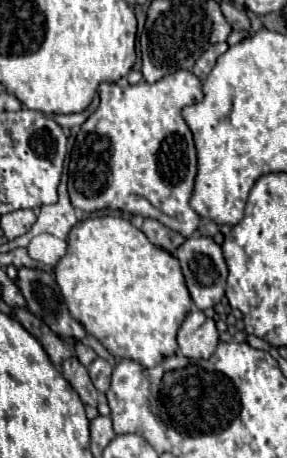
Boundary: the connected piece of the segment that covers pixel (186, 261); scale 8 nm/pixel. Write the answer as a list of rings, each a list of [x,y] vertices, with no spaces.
[[[205,236],[187,238],[187,242],[177,248],[175,256],[181,262],[183,276],[185,276],[185,282],[187,282],[187,288],[189,288],[189,294],[191,294],[195,306],[199,310],[207,310],[207,308],[213,308],[215,304],[219,304],[225,294],[225,280],[227,280],[227,266],[223,260],[221,246],[215,244],[213,238],[205,238]]]

